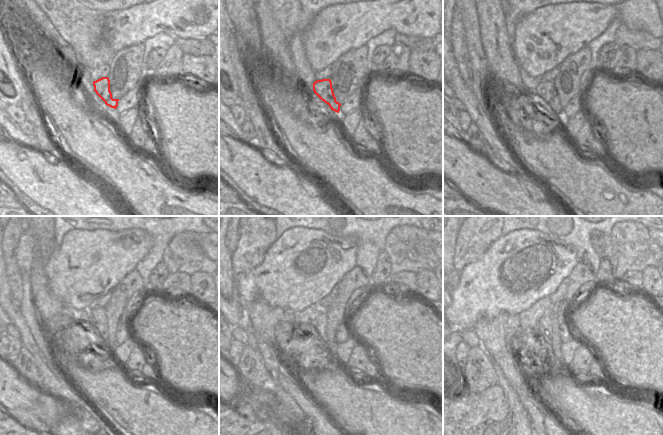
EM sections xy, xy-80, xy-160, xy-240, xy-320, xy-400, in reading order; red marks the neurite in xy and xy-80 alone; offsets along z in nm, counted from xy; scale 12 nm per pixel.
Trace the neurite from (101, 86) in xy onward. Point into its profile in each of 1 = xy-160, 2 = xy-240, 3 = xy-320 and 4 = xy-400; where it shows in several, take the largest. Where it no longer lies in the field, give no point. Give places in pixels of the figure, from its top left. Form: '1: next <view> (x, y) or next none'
1: next xy-160 (545, 91)
2: next xy-240 (95, 316)
3: next xy-320 (319, 323)
4: next xy-400 (544, 325)

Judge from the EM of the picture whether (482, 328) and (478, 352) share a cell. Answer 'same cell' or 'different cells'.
different cells

